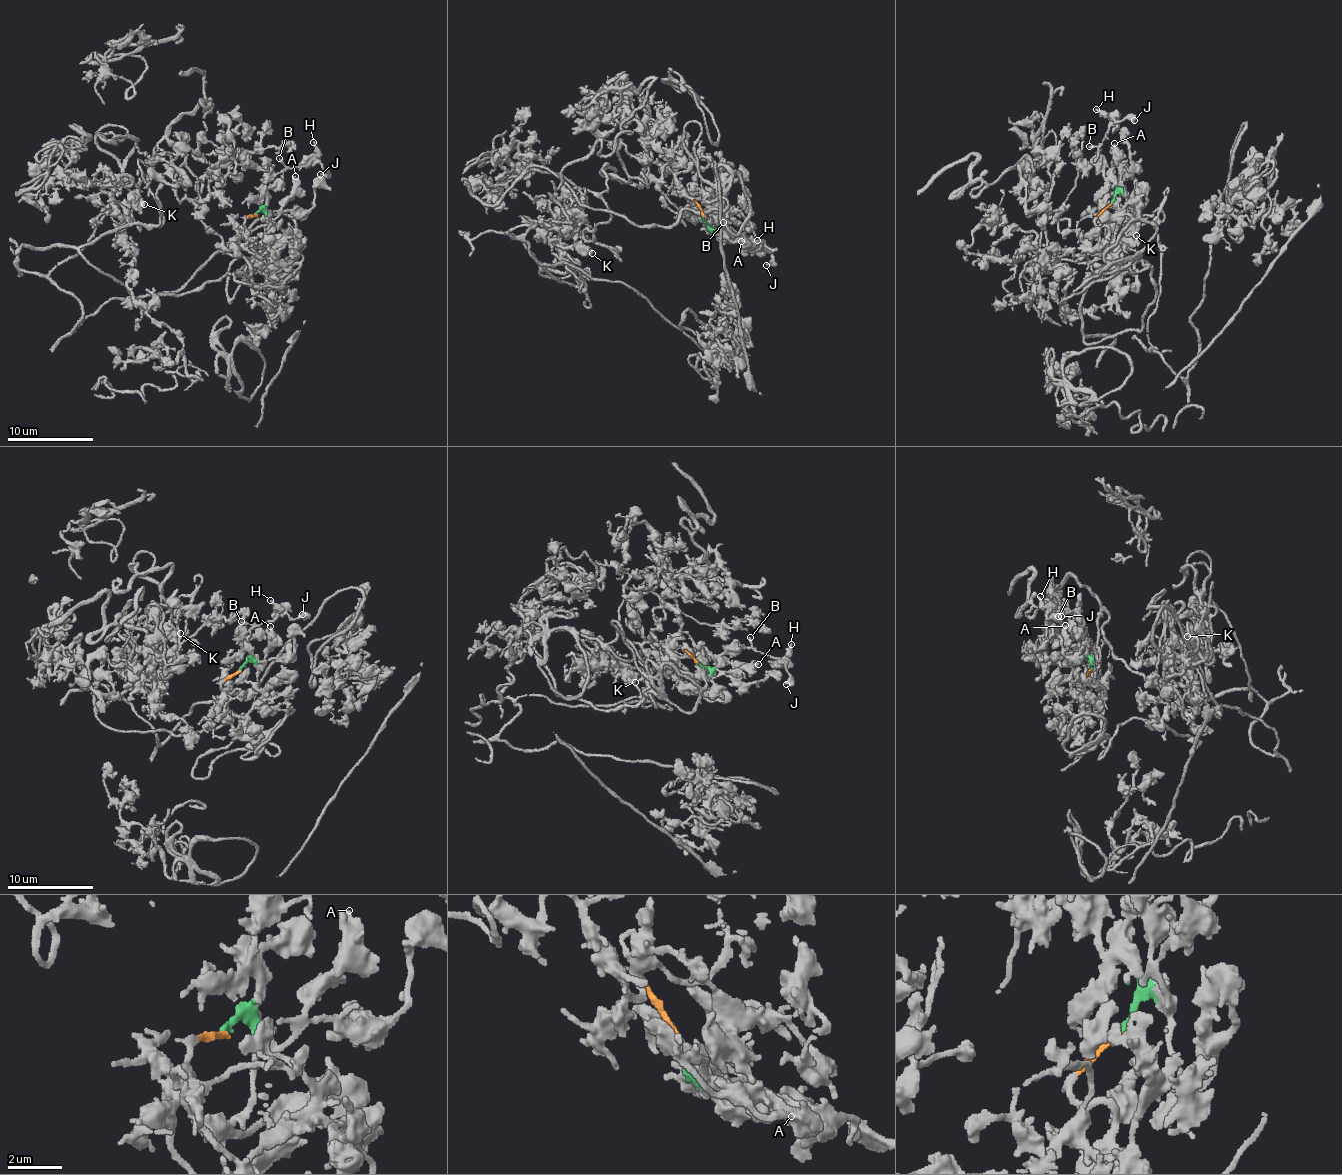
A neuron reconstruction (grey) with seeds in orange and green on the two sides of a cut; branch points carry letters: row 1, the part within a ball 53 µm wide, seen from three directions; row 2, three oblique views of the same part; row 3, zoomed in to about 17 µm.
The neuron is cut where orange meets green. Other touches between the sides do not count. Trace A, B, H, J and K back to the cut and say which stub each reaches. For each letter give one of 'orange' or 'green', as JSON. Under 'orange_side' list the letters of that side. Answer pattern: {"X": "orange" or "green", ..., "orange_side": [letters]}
{"A": "green", "B": "green", "H": "green", "J": "green", "K": "orange", "orange_side": ["K"]}

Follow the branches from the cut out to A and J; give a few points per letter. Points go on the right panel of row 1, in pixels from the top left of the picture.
A: (1111, 204), (1118, 193), (1125, 191), (1115, 143)
J: (1111, 204), (1115, 191), (1105, 178), (1099, 150), (1113, 120), (1135, 120)

